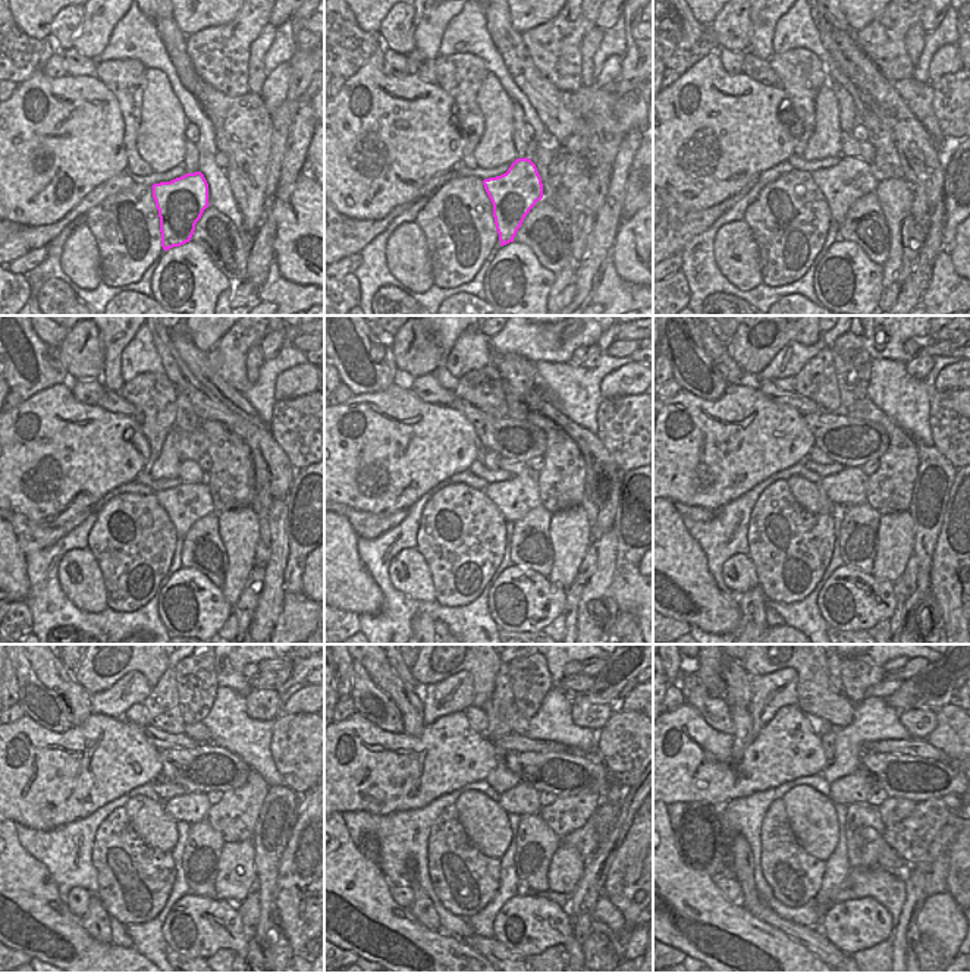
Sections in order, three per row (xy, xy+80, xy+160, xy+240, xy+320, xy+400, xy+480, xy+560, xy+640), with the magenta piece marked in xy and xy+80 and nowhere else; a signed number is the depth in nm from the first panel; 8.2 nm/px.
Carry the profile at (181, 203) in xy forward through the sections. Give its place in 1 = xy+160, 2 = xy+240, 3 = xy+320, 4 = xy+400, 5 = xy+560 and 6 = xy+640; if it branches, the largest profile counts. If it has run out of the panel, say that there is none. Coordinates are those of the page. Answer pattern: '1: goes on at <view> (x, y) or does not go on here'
1: goes on at xy+160 (843, 184)
2: goes on at xy+240 (185, 504)
3: goes on at xy+320 (515, 498)
4: goes on at xy+400 (847, 487)
5: goes on at xy+560 (524, 800)
6: goes on at xy+640 (856, 787)

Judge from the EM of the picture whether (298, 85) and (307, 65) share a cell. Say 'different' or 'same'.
same

